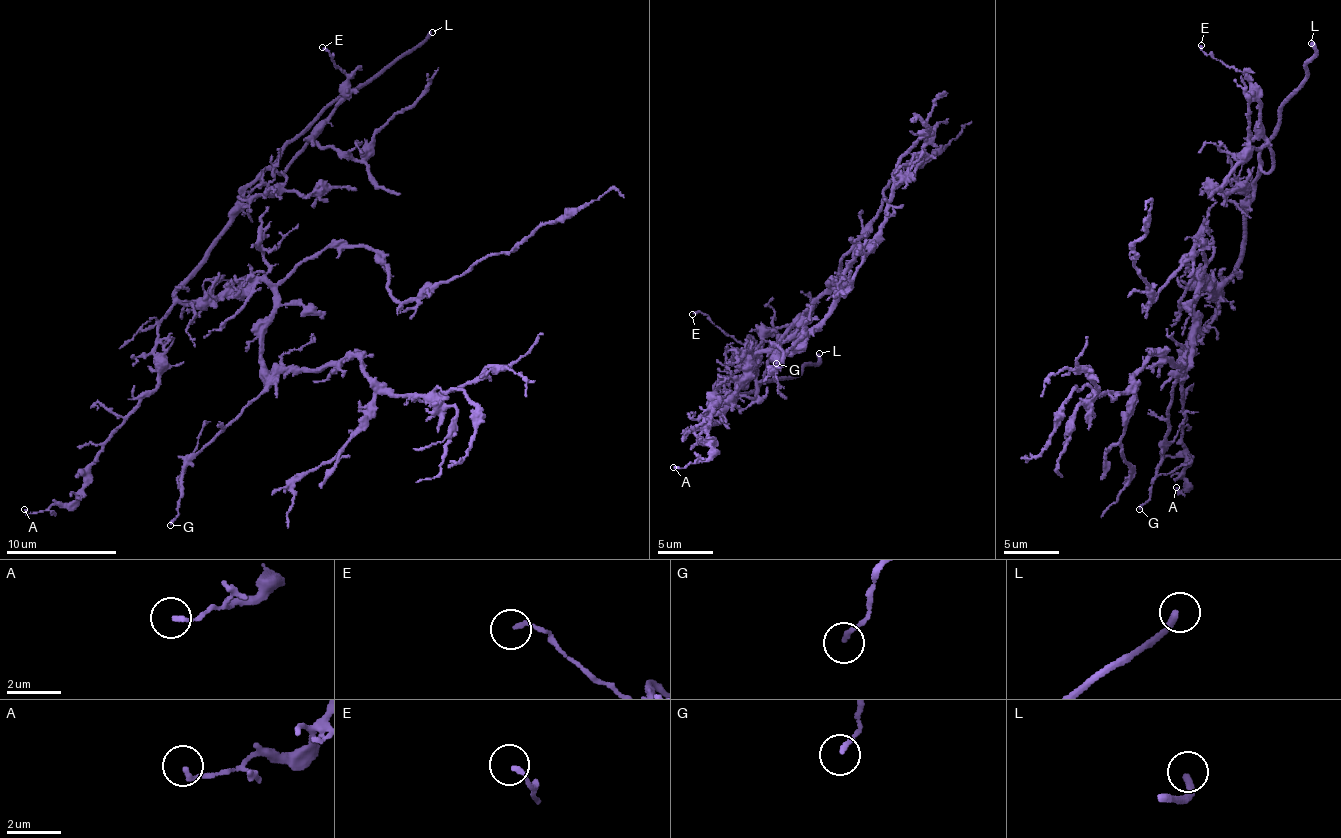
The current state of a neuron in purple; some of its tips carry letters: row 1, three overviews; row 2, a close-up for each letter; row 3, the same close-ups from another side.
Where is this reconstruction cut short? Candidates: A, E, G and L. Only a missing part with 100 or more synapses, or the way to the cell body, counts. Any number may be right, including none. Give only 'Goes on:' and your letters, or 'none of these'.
Goes on: L

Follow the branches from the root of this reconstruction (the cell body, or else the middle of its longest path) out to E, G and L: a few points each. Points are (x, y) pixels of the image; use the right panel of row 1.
E: (1204, 279), (1217, 293), (1230, 276), (1245, 241), (1244, 204), (1259, 168), (1273, 161), (1256, 87), (1201, 45)
G: (1204, 279), (1197, 275), (1193, 358), (1171, 390), (1162, 463), (1150, 499), (1139, 509)
L: (1204, 279), (1218, 293), (1242, 252), (1258, 155), (1280, 108), (1304, 86), (1316, 53), (1311, 43)

